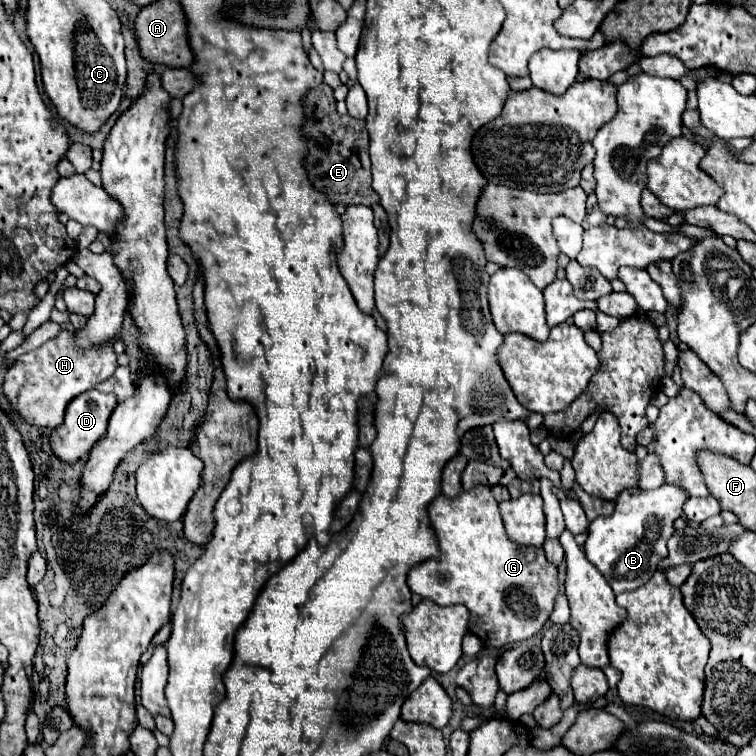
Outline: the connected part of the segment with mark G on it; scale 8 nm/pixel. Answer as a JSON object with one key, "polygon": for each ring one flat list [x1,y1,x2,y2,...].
{"polygon":[[477,486,469,492,463,490,461,496,453,500,439,496,429,506,429,518,439,540,441,556,439,560,421,562,411,568,407,576,411,592,427,600,433,600,439,606,453,606,453,604,467,606,469,632,475,634,485,648,501,648,539,634,553,612,553,602,559,592,557,566,547,562,543,548,531,548,531,546,525,548,509,540,497,500,491,494,491,488]]}

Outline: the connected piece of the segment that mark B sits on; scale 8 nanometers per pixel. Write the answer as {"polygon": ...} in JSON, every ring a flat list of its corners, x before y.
{"polygon":[[663,484,657,490,625,490,617,498,613,516,597,518,589,524,585,554,605,576,615,594,635,590,653,576,657,562,667,556,665,544,673,534,673,522,681,516,687,498,687,492,673,484]]}

